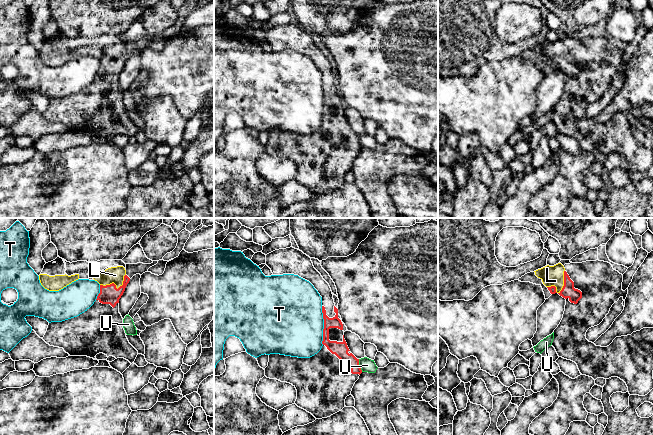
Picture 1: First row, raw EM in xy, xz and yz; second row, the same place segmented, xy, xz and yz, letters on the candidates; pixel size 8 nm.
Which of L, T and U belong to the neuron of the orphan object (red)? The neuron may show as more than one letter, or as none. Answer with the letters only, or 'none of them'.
L

